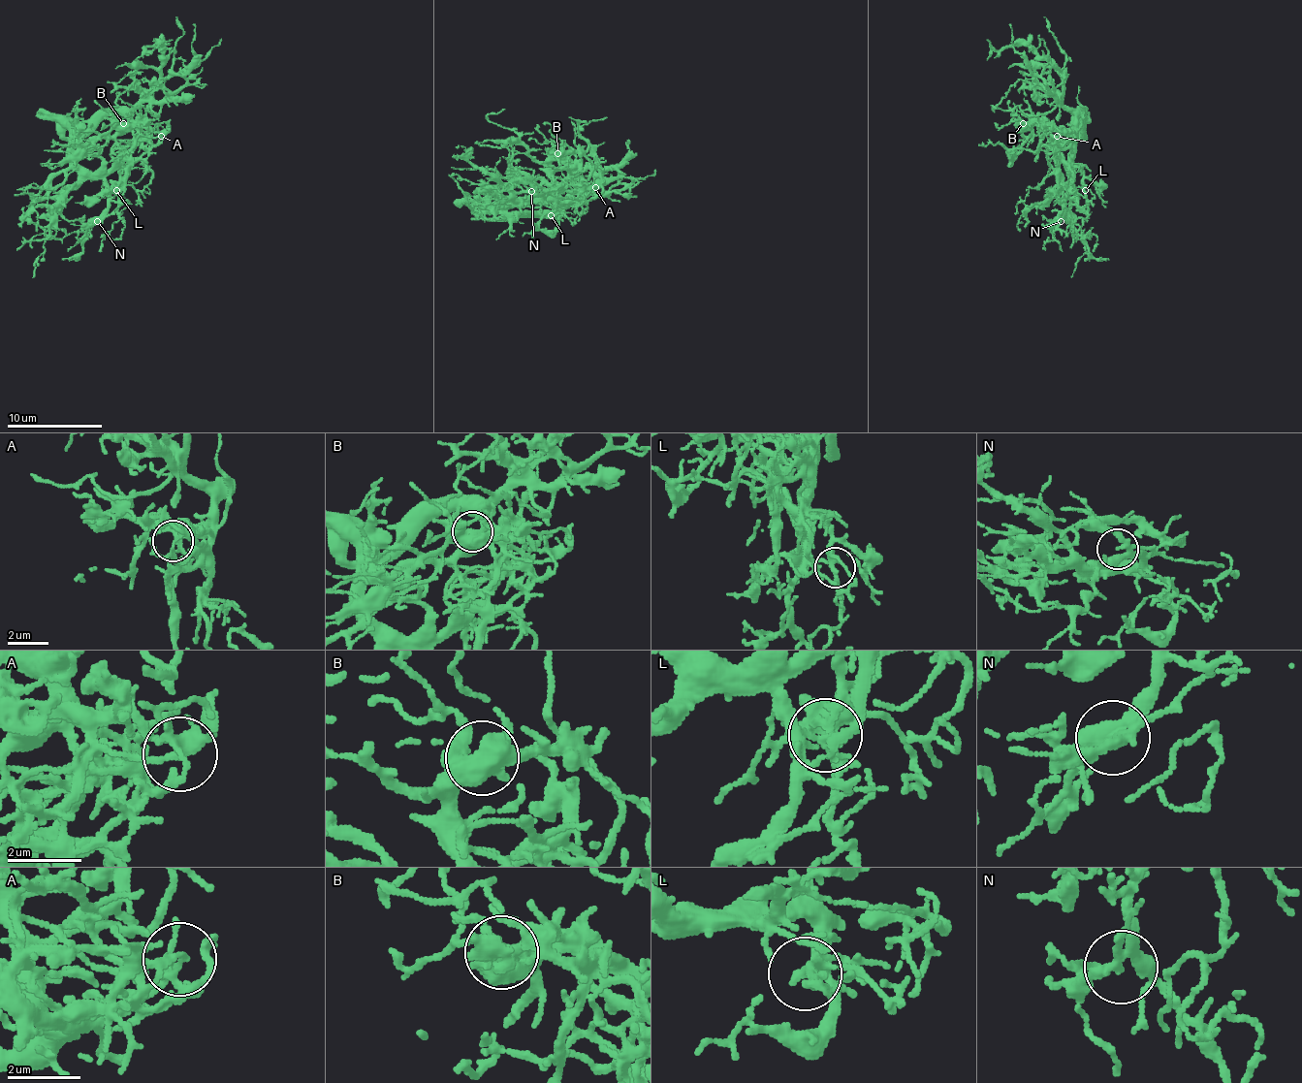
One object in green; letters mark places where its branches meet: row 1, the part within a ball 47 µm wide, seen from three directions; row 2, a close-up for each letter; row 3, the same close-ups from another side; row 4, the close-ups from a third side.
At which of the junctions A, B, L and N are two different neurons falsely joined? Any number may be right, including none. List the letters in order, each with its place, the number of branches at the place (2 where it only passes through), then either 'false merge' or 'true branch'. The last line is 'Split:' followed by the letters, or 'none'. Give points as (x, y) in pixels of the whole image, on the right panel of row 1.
A: place (1057, 136); branches 3; false merge
B: place (1023, 123); branches 3; true branch
L: place (1085, 190); branches 3; true branch
N: place (1061, 221); branches 3; true branch
Split: A

